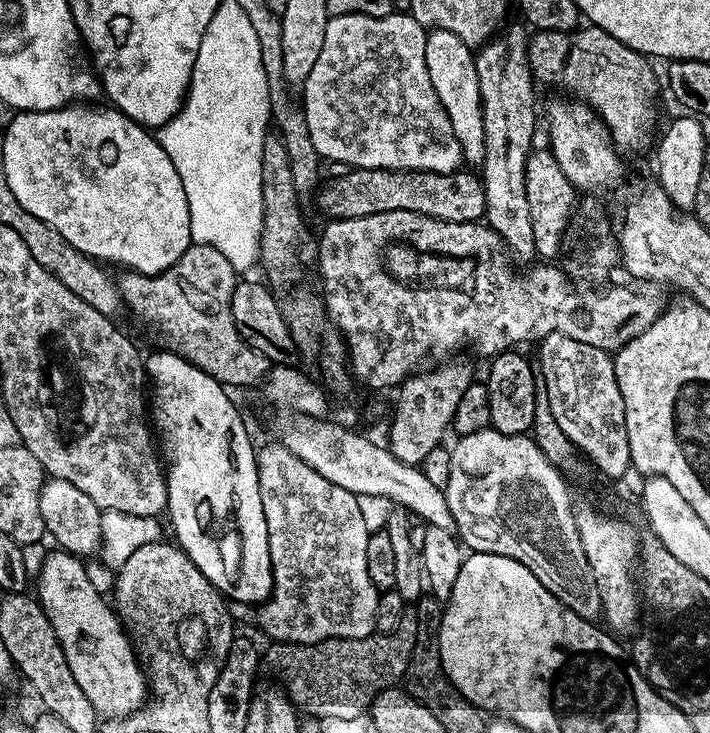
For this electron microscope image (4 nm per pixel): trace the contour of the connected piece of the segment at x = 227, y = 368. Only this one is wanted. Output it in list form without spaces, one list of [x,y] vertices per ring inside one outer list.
[[[193,244],[191,248],[186,250],[186,254],[182,254],[182,258],[178,258],[178,262],[174,262],[174,266],[170,266],[165,272],[160,272],[156,276],[143,276],[140,272],[123,273],[124,277],[119,277],[118,283],[120,286],[120,298],[125,309],[128,308],[141,320],[144,324],[149,324],[152,328],[157,328],[164,336],[169,336],[172,339],[171,347],[180,355],[184,356],[194,366],[198,366],[206,374],[210,374],[214,379],[220,381],[225,386],[231,386],[233,384],[236,388],[244,388],[247,384],[259,385],[261,381],[265,379],[270,371],[270,361],[265,358],[262,353],[254,351],[248,343],[242,338],[242,334],[238,334],[238,326],[234,326],[234,318],[232,317],[232,311],[230,310],[230,302],[232,301],[232,295],[236,289],[238,283],[238,273],[234,266],[230,266],[230,262],[224,255],[218,254],[218,250],[214,250],[210,246],[205,244]]]

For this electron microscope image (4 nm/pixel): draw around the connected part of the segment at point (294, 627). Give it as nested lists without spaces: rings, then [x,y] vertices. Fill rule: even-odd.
[[[273,442],[260,446],[256,456],[272,563],[272,594],[258,608],[265,634],[273,641],[302,644],[371,636],[376,632],[378,589],[370,582],[370,570],[366,570],[366,542],[370,533],[358,506],[358,496],[322,478],[281,442]]]

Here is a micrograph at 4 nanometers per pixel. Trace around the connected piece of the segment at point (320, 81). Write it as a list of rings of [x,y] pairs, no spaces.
[[[342,14],[341,16],[333,16],[326,26],[326,39],[322,42],[322,51],[318,54],[318,58],[314,61],[314,66],[310,69],[310,76],[306,78],[306,82],[302,86],[302,103],[304,113],[306,114],[306,127],[310,130],[310,138],[314,142],[314,150],[318,150],[318,154],[325,161],[333,164],[347,164],[349,169],[353,168],[381,168],[382,170],[426,170],[427,172],[454,172],[464,164],[464,151],[458,142],[458,138],[454,138],[454,126],[450,126],[450,118],[446,114],[446,110],[442,106],[442,102],[438,98],[438,94],[434,90],[434,82],[430,82],[430,70],[426,70],[426,38],[428,32],[425,27],[420,25],[410,14],[393,14],[383,16],[382,18],[370,18],[366,14]]]

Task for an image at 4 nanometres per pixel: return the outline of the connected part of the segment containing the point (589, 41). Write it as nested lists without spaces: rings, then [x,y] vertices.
[[[595,26],[581,27],[575,33],[576,40],[572,40],[572,32],[537,31],[535,35],[528,42],[528,65],[539,83],[541,80],[544,84],[565,84],[573,97],[582,98],[604,121],[617,149],[627,153],[653,147],[656,72],[648,65],[649,57],[630,50],[630,46]]]

